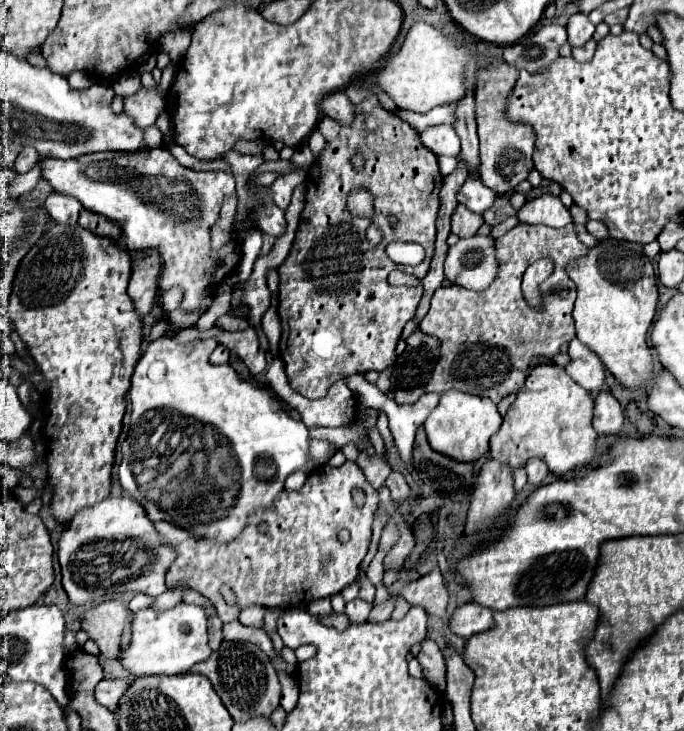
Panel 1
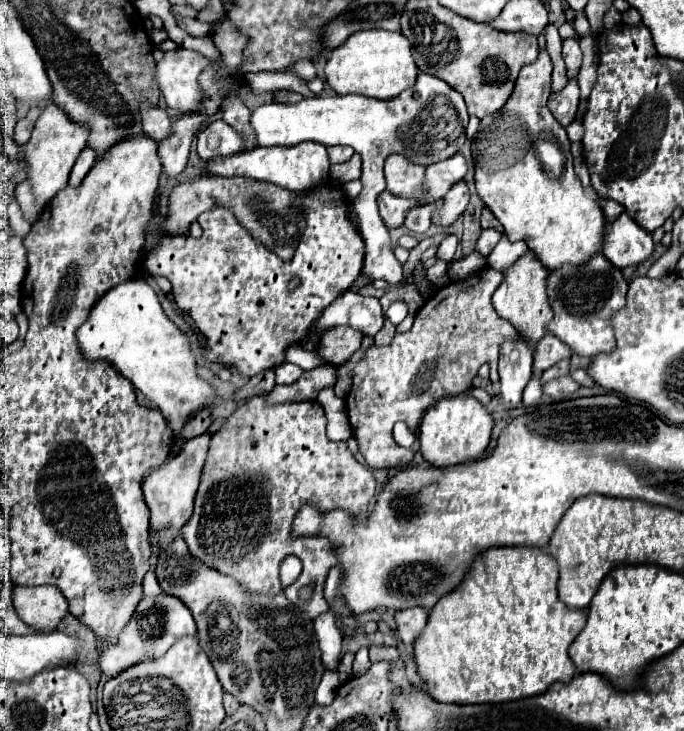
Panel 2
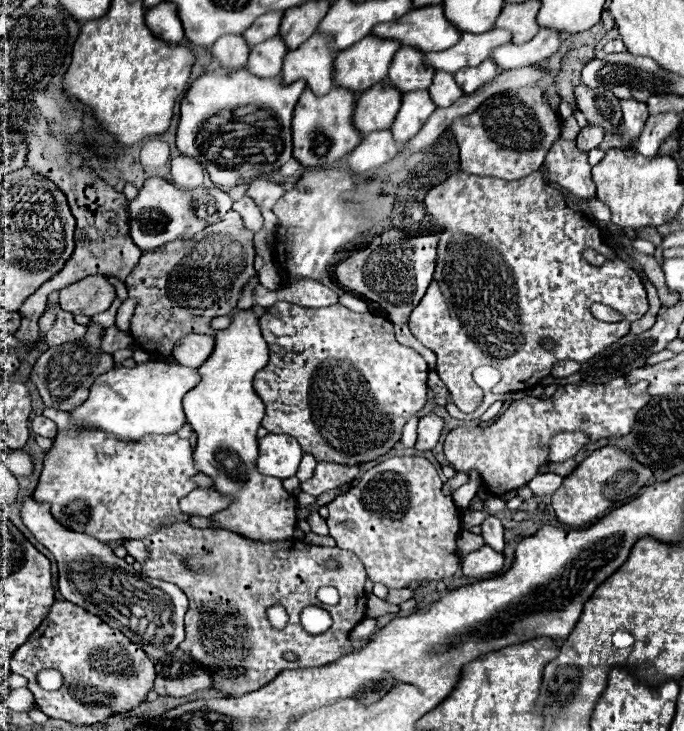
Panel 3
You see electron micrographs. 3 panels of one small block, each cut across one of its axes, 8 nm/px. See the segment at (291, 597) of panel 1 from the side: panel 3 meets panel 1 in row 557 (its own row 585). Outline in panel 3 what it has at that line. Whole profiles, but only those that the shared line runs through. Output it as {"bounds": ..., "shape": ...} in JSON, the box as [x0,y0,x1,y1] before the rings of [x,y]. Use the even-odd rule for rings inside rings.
{"bounds":[142,522,366,696],"shape":[[[174,522],[174,524],[170,524],[170,526],[162,526],[162,528],[156,528],[152,534],[148,534],[148,536],[144,536],[144,540],[142,540],[144,544],[146,544],[146,548],[148,548],[148,558],[142,562],[142,574],[144,576],[150,576],[150,578],[158,578],[158,580],[164,580],[164,582],[172,582],[172,584],[176,584],[176,586],[180,586],[184,592],[186,592],[186,596],[188,596],[188,600],[190,600],[190,608],[188,608],[188,612],[186,612],[186,640],[180,644],[180,650],[184,650],[188,656],[192,656],[196,662],[202,662],[202,666],[206,668],[206,672],[212,676],[212,688],[214,690],[218,690],[218,692],[226,692],[226,694],[230,694],[230,696],[242,696],[242,694],[246,694],[246,692],[252,692],[252,690],[258,690],[258,688],[262,688],[262,686],[266,686],[268,682],[272,682],[282,670],[286,670],[286,668],[318,668],[318,666],[324,666],[324,664],[330,664],[330,662],[336,662],[340,656],[344,656],[344,654],[350,654],[350,652],[354,652],[354,646],[352,646],[352,640],[350,640],[350,632],[352,632],[352,628],[356,626],[356,624],[360,624],[364,618],[366,618],[366,592],[364,592],[364,582],[366,582],[366,572],[364,572],[364,566],[362,566],[362,562],[356,558],[356,554],[352,554],[352,552],[346,552],[346,550],[340,550],[340,548],[330,548],[330,546],[312,546],[312,544],[306,544],[306,542],[302,542],[302,540],[296,540],[296,538],[290,538],[290,540],[282,540],[282,542],[252,542],[252,540],[246,540],[246,538],[240,538],[238,534],[228,534],[226,530],[212,530],[212,528],[206,528],[206,530],[198,530],[198,528],[192,528],[192,526],[188,526],[186,522]],[[188,556],[200,556],[200,560],[204,560],[204,564],[208,566],[206,568],[206,574],[194,574],[194,572],[190,572],[186,566],[184,566],[184,558],[188,558]],[[328,558],[336,558],[338,562],[340,562],[340,568],[338,570],[334,570],[334,572],[330,572],[330,570],[326,570],[326,566],[324,566],[324,562],[328,560]],[[322,586],[334,586],[338,592],[340,592],[340,602],[338,604],[334,604],[334,606],[322,606],[322,602],[316,598],[316,592],[318,592],[318,588],[322,588]],[[276,602],[280,602],[286,610],[288,610],[288,616],[290,616],[290,620],[288,620],[288,626],[284,628],[284,630],[274,630],[270,624],[268,624],[268,620],[266,620],[266,610],[272,606],[272,604],[276,604]],[[308,604],[318,604],[318,606],[322,606],[322,608],[326,608],[330,614],[332,614],[332,618],[334,618],[334,624],[332,624],[332,628],[328,630],[328,632],[324,632],[324,634],[320,634],[320,636],[312,636],[312,634],[306,634],[304,630],[302,630],[302,626],[300,626],[300,612],[302,612],[302,608],[304,606],[308,606]],[[286,652],[292,652],[292,654],[296,654],[298,656],[298,660],[294,660],[294,662],[288,662],[286,658],[284,658],[284,654]]]}

